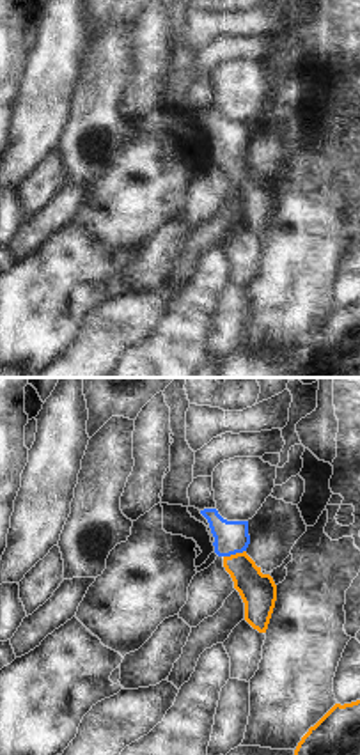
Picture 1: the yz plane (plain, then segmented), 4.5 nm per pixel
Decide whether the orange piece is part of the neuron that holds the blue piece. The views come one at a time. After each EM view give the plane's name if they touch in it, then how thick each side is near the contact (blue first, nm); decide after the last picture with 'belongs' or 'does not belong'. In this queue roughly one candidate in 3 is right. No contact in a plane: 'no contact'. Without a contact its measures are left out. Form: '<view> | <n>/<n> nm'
yz | 150/160 nm

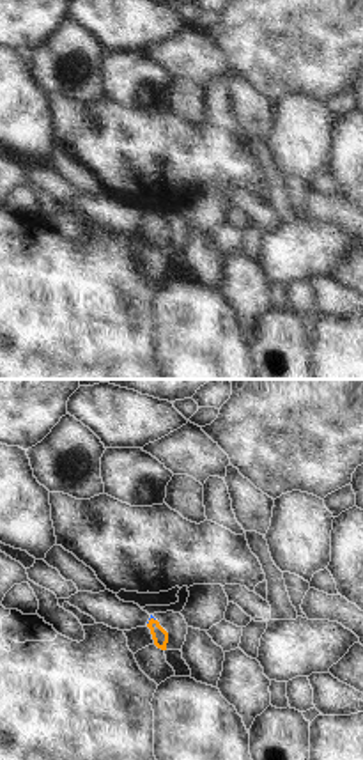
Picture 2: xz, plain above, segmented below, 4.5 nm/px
xz | 20/70 nm

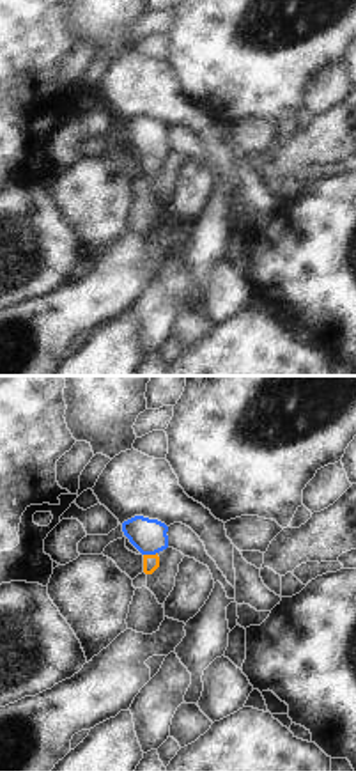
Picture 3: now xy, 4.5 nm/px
xy | 160/80 nm

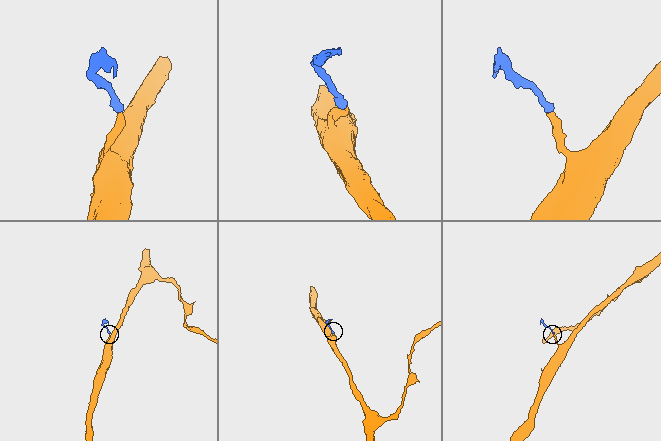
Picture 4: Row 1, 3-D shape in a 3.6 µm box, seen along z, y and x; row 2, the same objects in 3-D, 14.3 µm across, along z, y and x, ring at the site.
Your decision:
belongs

